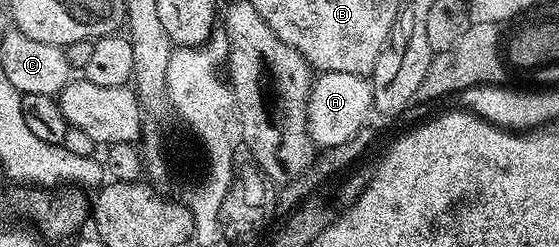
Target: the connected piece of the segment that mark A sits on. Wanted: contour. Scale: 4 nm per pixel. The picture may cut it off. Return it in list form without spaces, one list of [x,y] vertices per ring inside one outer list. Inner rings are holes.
[[[318,73],[306,101],[306,133],[323,150],[352,139],[370,121],[374,107],[372,87],[366,77],[351,73]]]

